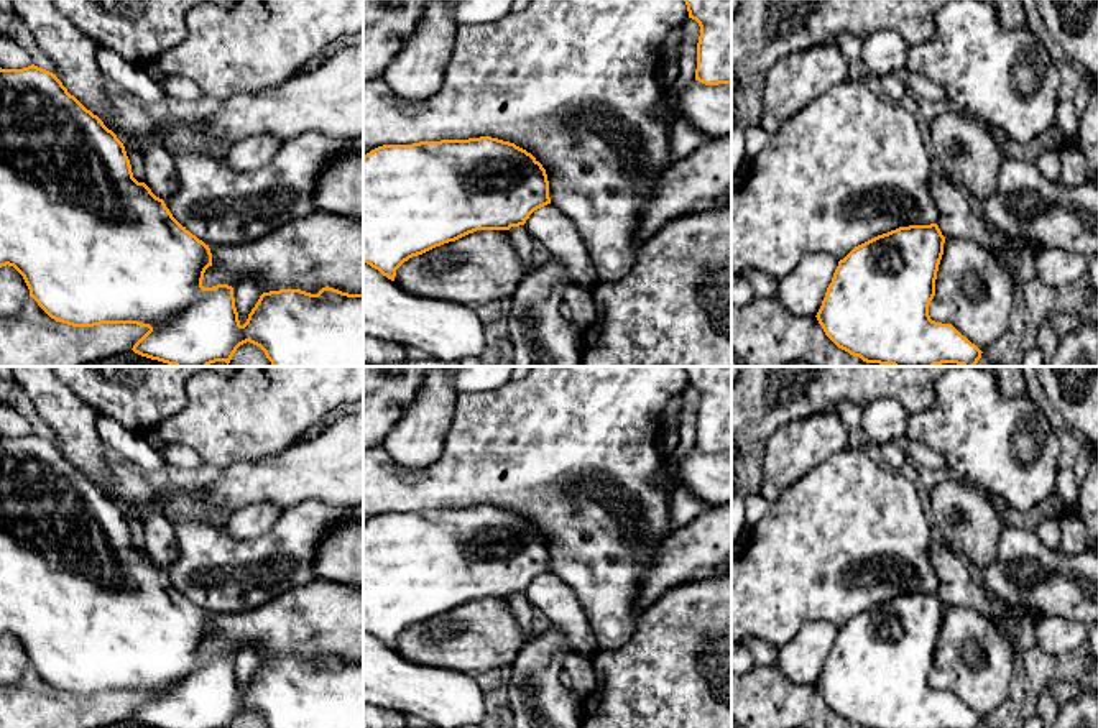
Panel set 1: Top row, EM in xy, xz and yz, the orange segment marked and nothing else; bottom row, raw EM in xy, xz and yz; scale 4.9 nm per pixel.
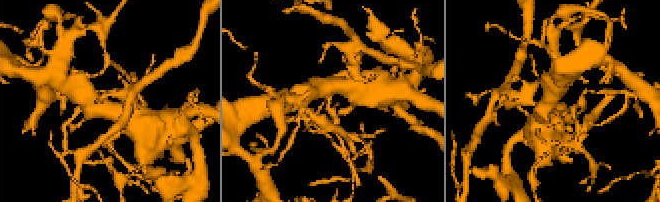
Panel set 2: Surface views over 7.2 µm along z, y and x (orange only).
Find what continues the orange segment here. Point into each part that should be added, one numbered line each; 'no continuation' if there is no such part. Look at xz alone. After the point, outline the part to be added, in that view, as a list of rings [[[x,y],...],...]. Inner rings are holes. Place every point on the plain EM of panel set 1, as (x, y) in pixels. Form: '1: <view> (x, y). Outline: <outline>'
no continuation

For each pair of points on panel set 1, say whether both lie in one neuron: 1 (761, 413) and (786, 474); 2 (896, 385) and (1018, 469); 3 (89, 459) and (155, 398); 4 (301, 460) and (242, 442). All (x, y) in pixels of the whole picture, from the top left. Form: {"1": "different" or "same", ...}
{"1": "different", "2": "different", "3": "different", "4": "different"}

